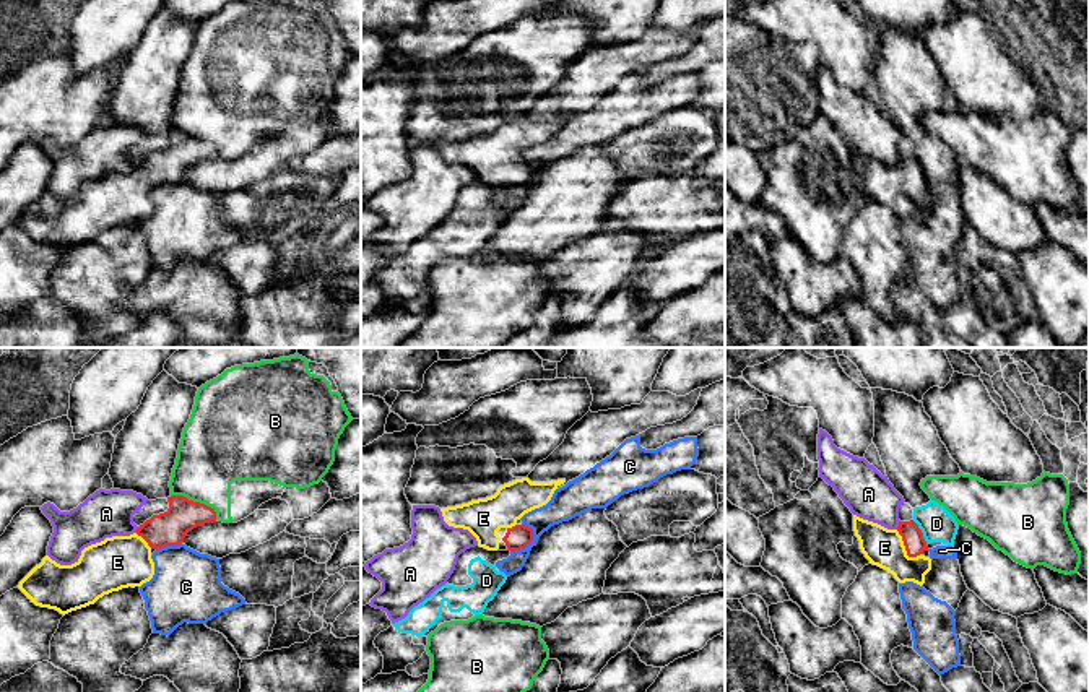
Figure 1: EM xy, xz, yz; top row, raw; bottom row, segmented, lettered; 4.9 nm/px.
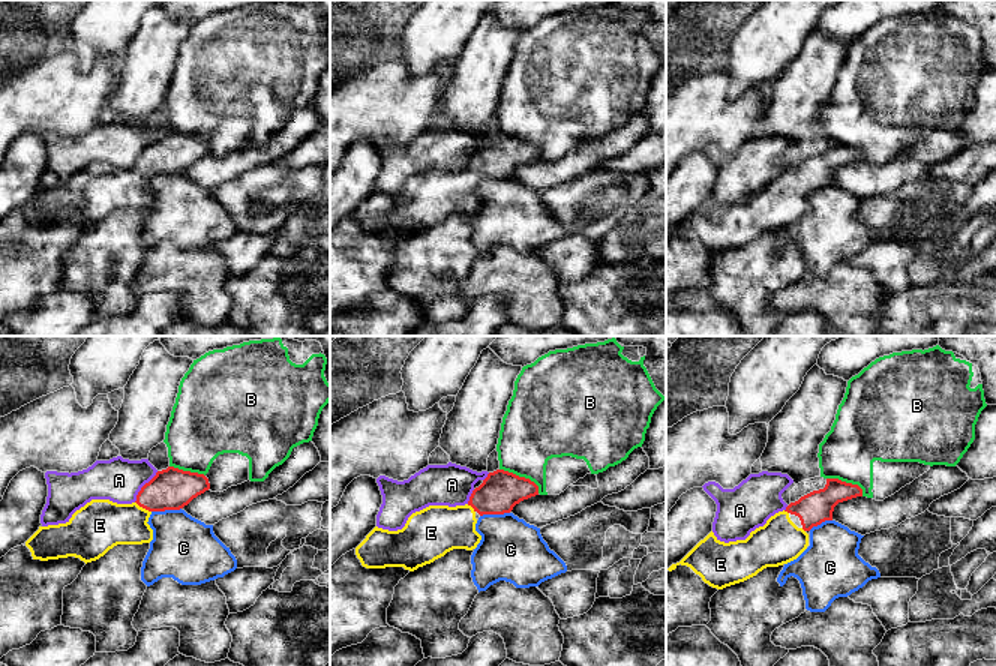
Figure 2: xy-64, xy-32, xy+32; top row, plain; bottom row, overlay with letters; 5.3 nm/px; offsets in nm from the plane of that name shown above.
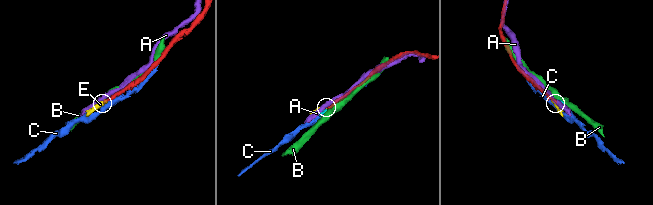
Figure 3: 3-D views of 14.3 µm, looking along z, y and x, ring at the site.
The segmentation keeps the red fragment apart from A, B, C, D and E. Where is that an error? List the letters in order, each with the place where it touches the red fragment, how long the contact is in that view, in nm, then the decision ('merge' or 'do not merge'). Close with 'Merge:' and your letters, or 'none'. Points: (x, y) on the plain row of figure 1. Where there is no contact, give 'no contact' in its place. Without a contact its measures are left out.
A: yz (899, 161) | 50 nm | do not merge
B: xy (197, 138) | 260 nm | do not merge
C: xz (527, 181) | 170 nm | do not merge
D: yz (920, 168) | 130 nm | do not merge
E: yz (906, 184) | 180 nm | merge
Merge: E

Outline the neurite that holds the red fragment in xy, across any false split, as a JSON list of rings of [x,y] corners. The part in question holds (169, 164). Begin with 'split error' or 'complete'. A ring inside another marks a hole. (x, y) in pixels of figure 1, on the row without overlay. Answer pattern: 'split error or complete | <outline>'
split error | [[[184,132],[167,133],[169,145],[164,149],[153,151],[130,172],[112,172],[91,180],[81,187],[80,195],[72,201],[60,201],[49,192],[42,195],[18,221],[18,224],[41,244],[55,245],[60,250],[94,240],[104,231],[122,224],[135,224],[150,218],[154,211],[153,185],[179,182],[193,164],[216,158],[215,145],[189,136]]]

